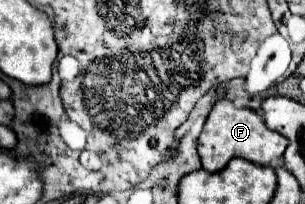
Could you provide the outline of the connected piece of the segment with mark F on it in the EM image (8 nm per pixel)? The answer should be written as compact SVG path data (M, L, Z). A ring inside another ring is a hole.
M231 100L215 102L197 144L203 170L207 172L221 170L231 158L243 158L259 166L269 166L283 156L285 148L287 148L287 138L269 130L261 114L249 108L235 108Z

